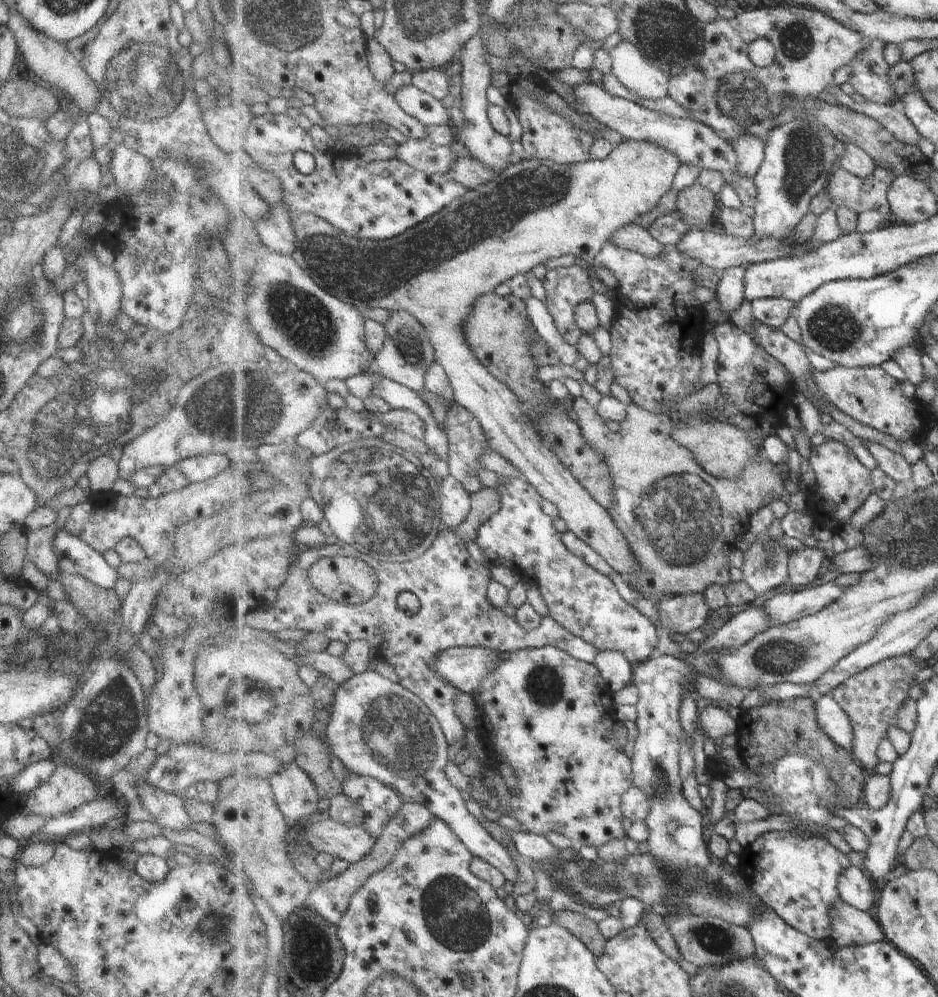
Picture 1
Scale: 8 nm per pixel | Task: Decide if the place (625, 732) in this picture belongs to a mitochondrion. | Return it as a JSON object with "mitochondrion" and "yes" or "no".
{"mitochondrion":"no"}

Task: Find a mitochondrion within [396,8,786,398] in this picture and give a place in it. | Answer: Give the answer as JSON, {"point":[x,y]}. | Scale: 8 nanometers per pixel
{"point":[556,133]}

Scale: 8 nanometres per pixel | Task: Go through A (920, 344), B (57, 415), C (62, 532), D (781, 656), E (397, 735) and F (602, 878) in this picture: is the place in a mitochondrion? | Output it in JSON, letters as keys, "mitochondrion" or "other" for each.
{"A":"other","B":"mitochondrion","C":"other","D":"mitochondrion","E":"mitochondrion","F":"mitochondrion"}

